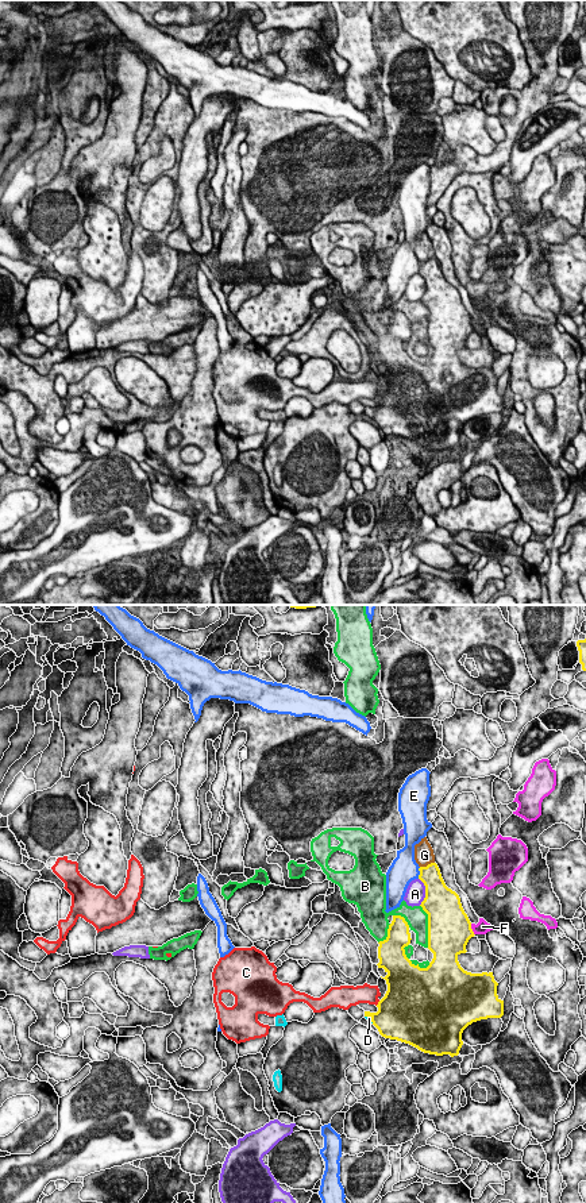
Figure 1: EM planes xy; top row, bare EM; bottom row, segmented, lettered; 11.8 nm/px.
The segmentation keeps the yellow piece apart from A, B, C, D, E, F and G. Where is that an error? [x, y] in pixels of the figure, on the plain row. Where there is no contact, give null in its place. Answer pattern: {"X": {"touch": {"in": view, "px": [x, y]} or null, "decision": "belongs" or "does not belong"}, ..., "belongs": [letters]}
{"A": {"touch": {"in": "xy", "px": [425, 286]}, "decision": "does not belong"}, "B": {"touch": {"in": "xy", "px": [428, 322]}, "decision": "does not belong"}, "C": {"touch": {"in": "xy", "px": [378, 398]}, "decision": "does not belong"}, "D": {"touch": {"in": "xy", "px": [371, 413]}, "decision": "belongs"}, "E": {"touch": {"in": "xy", "px": [420, 268]}, "decision": "does not belong"}, "F": {"touch": {"in": "xy", "px": [471, 324]}, "decision": "does not belong"}, "G": {"touch": {"in": "xy", "px": [428, 259]}, "decision": "does not belong"}, "belongs": ["D"]}

